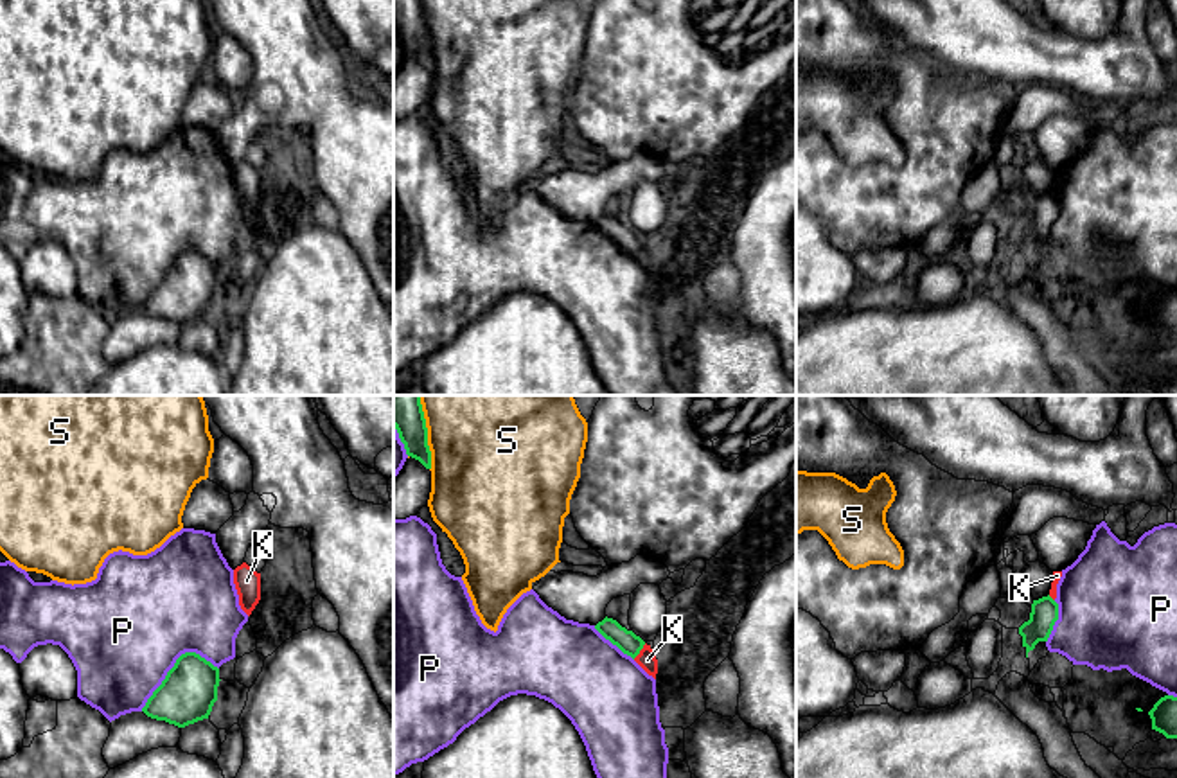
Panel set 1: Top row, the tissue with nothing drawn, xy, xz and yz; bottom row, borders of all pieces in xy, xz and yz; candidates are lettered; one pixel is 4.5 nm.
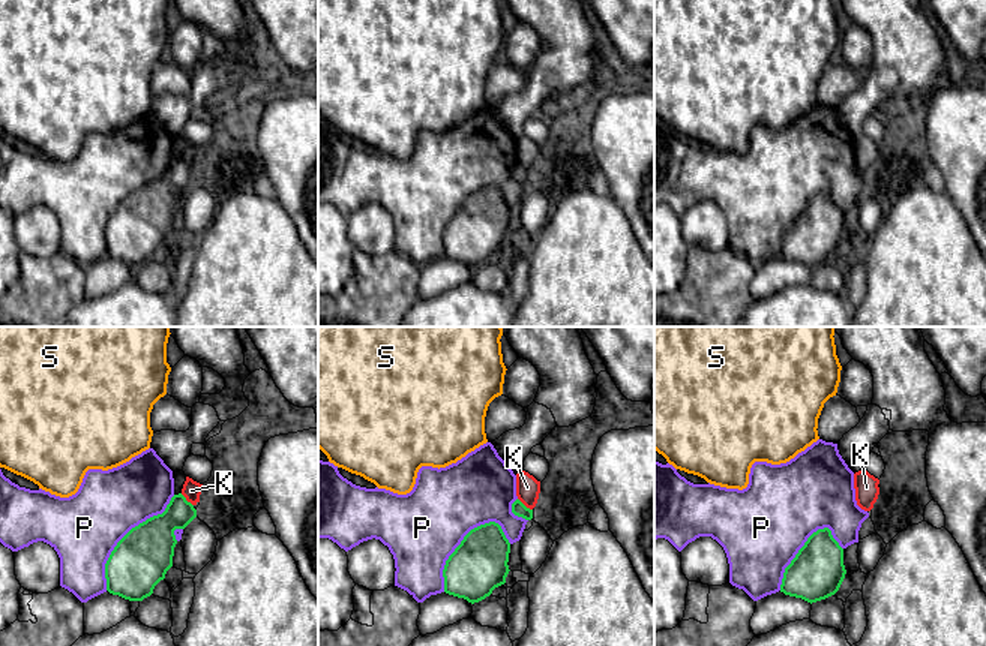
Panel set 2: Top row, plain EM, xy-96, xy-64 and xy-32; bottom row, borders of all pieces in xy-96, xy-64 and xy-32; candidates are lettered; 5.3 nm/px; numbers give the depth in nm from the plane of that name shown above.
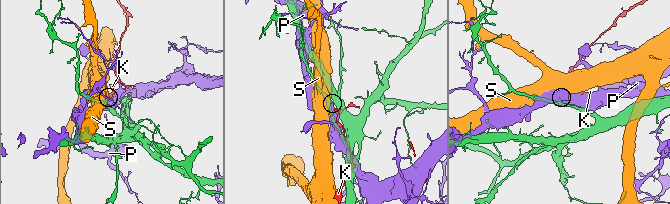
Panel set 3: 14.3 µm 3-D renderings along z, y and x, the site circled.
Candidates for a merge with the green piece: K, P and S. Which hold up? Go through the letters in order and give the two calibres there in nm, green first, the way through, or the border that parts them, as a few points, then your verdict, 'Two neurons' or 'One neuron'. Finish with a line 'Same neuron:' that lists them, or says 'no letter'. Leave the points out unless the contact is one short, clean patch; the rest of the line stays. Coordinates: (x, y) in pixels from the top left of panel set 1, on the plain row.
K: Thickness 100 nm (green) against 80 nm. Boundary: xz (646, 241), (633, 256). Two neurons
P: Thickness 260 nm (green) against 480 nm. Two neurons
S: Thickness 140 nm (green) against 440 nm. Two neurons
Same neuron: no letter

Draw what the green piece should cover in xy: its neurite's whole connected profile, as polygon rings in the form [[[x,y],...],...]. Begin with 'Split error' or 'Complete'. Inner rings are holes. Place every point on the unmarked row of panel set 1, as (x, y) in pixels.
Complete. [[[196,250],[181,252],[142,309],[185,325],[208,316],[217,298],[219,266]]]

